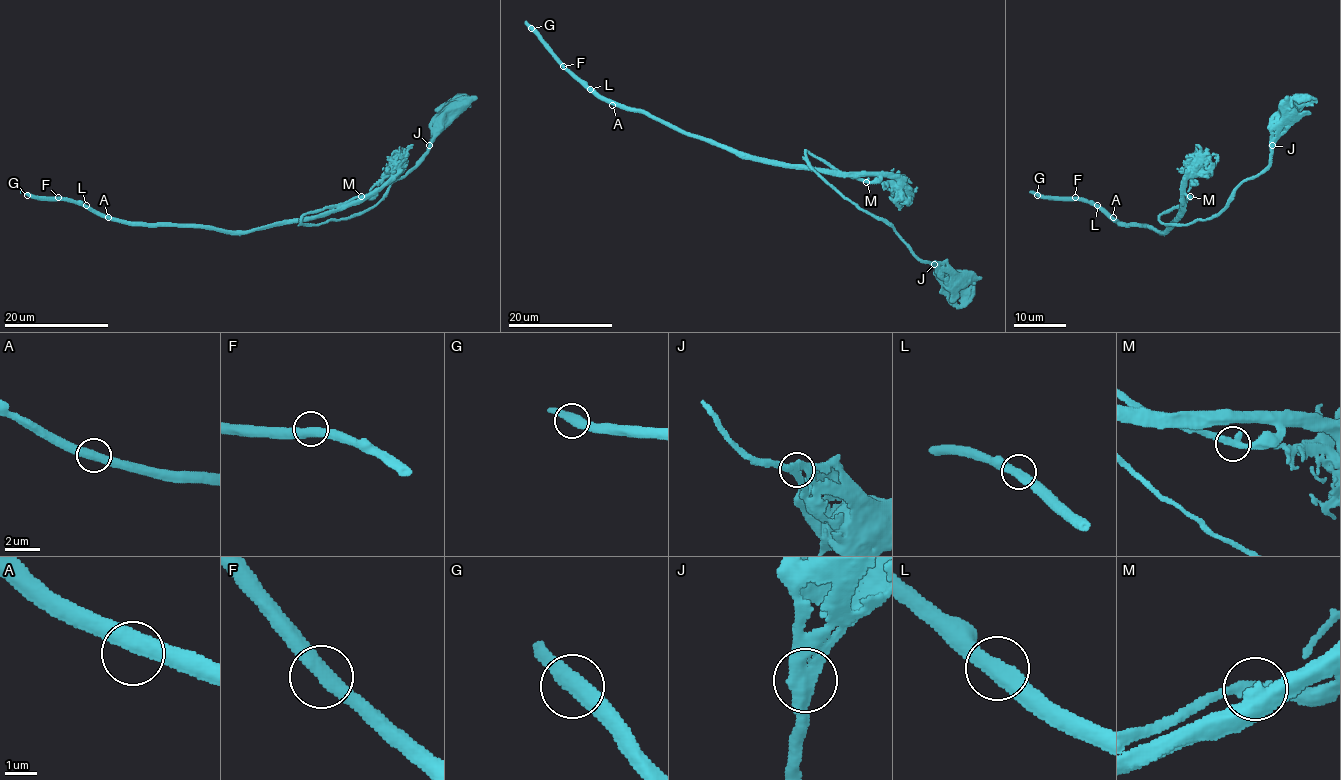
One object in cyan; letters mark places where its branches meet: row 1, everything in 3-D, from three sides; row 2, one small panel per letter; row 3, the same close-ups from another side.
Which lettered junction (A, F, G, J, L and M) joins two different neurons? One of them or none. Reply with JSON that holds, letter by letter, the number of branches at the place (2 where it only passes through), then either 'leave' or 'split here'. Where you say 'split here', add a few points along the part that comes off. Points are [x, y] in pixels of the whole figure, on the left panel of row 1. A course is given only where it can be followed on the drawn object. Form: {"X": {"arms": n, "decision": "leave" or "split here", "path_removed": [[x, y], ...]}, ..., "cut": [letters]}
{"A": {"arms": 2, "decision": "leave"}, "F": {"arms": 2, "decision": "leave"}, "G": {"arms": 2, "decision": "leave"}, "J": {"arms": 2, "decision": "leave"}, "L": {"arms": 2, "decision": "leave"}, "M": {"arms": 2, "decision": "leave"}, "cut": []}

